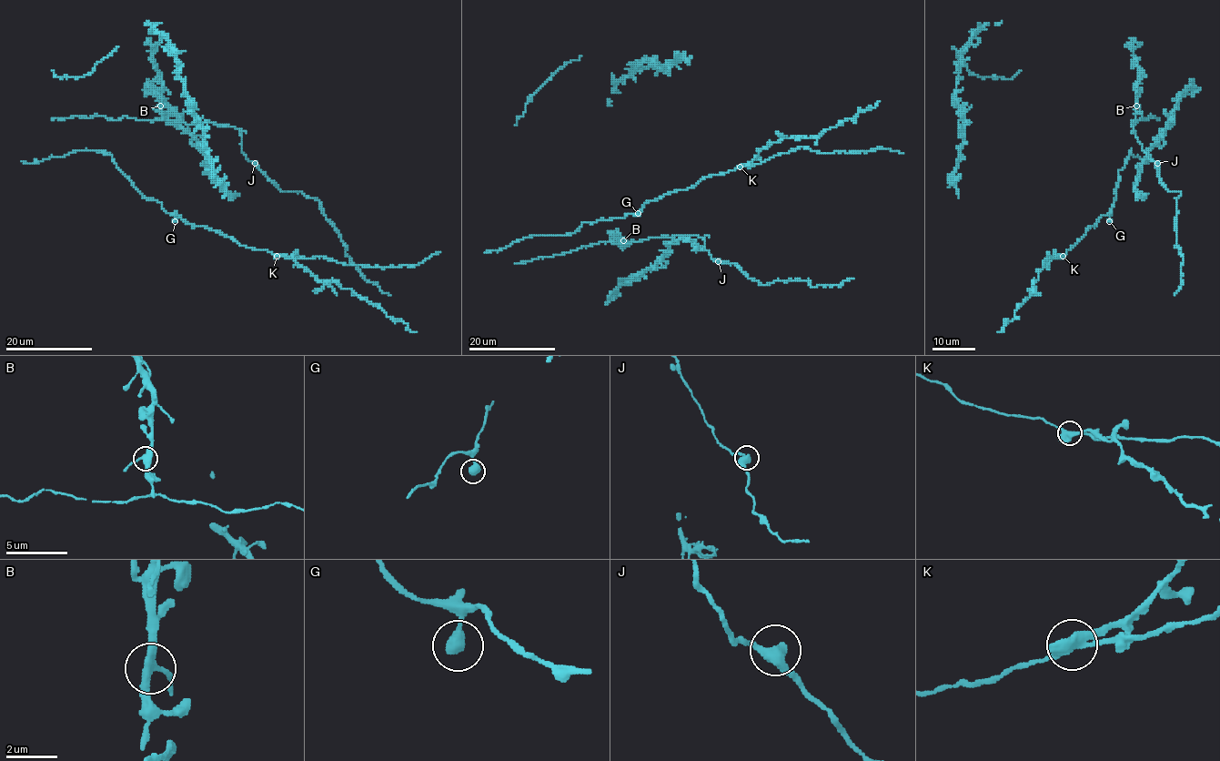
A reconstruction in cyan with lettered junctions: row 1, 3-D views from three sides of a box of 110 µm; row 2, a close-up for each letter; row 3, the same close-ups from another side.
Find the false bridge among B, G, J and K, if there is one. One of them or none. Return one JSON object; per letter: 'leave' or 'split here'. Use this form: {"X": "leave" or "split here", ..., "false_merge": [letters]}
{"B": "leave", "G": "leave", "J": "leave", "K": "split here", "false_merge": ["K"]}

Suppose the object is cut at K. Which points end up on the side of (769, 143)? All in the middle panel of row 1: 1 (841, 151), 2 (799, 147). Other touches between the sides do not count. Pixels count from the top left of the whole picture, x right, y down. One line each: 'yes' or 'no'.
1: no
2: no

